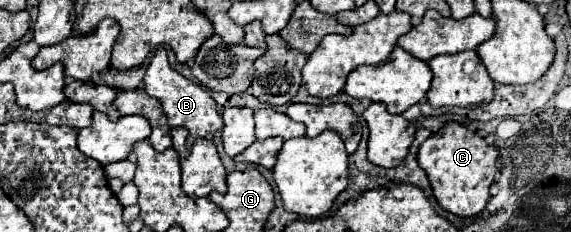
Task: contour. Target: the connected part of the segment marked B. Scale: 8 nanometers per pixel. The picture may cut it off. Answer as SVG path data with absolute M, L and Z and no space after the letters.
M157 48L157 52L151 58L151 64L149 64L147 72L145 72L145 80L143 82L145 82L145 92L149 96L155 96L163 104L165 116L169 120L169 126L171 128L183 126L183 128L189 130L189 138L187 138L189 146L197 138L209 138L209 136L213 136L223 126L223 118L217 112L217 104L211 98L211 94L205 88L201 88L201 86L193 84L191 80L187 80L185 76L181 76L179 72L175 72L169 66L167 50L165 48Z

